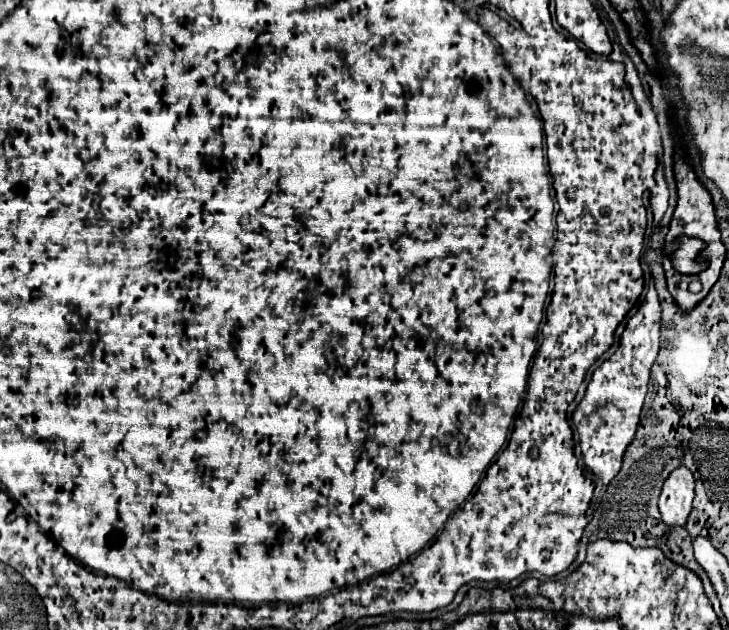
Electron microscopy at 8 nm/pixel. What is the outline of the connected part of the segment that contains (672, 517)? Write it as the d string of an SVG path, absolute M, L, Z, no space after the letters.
M680 466L670 472L660 494L660 514L668 526L684 526L692 510L694 476L688 468Z

